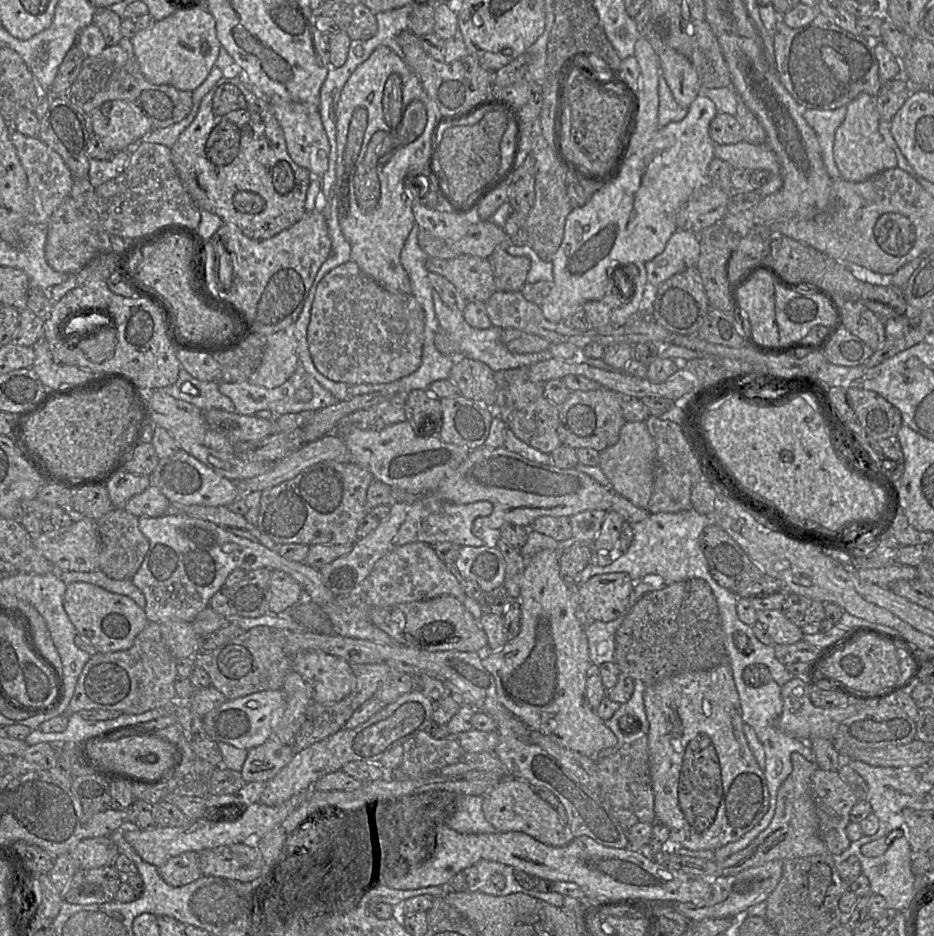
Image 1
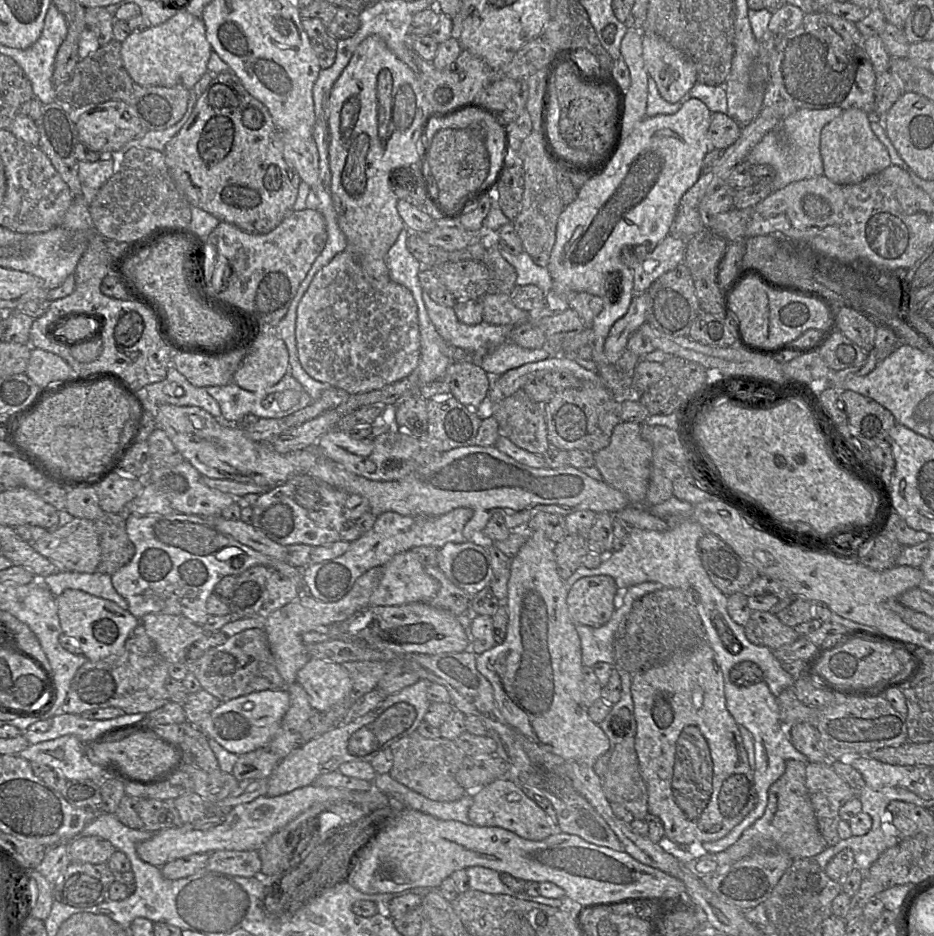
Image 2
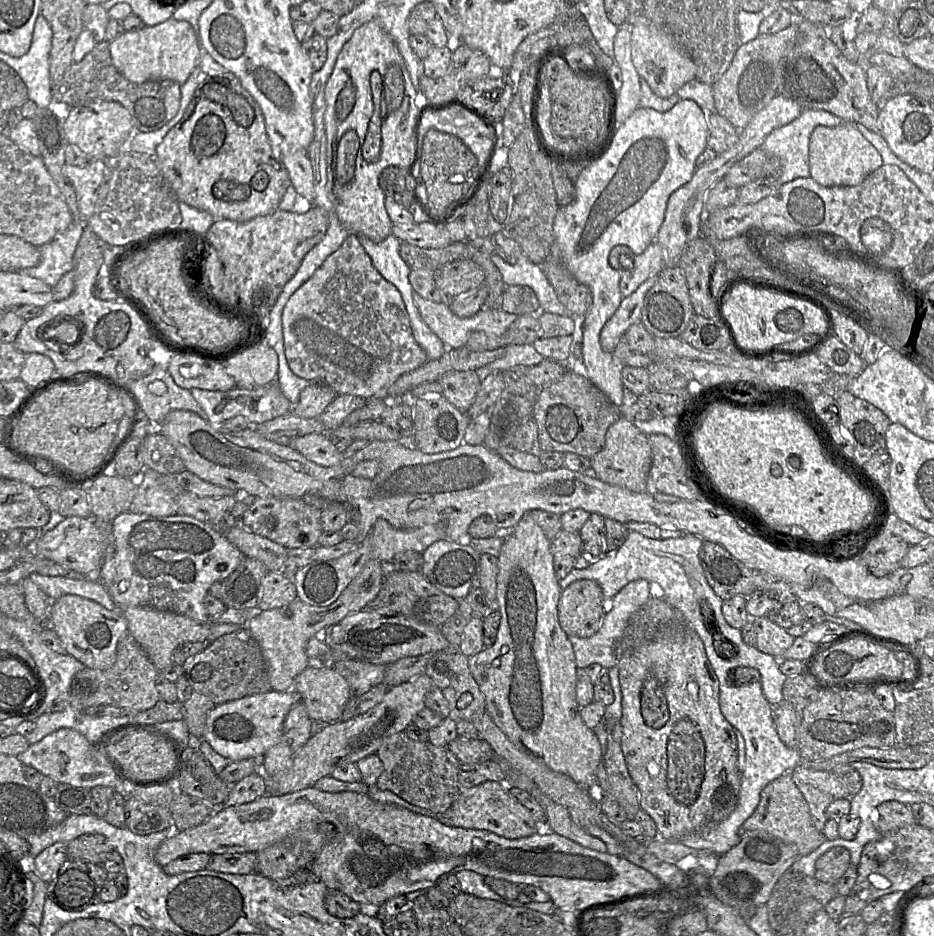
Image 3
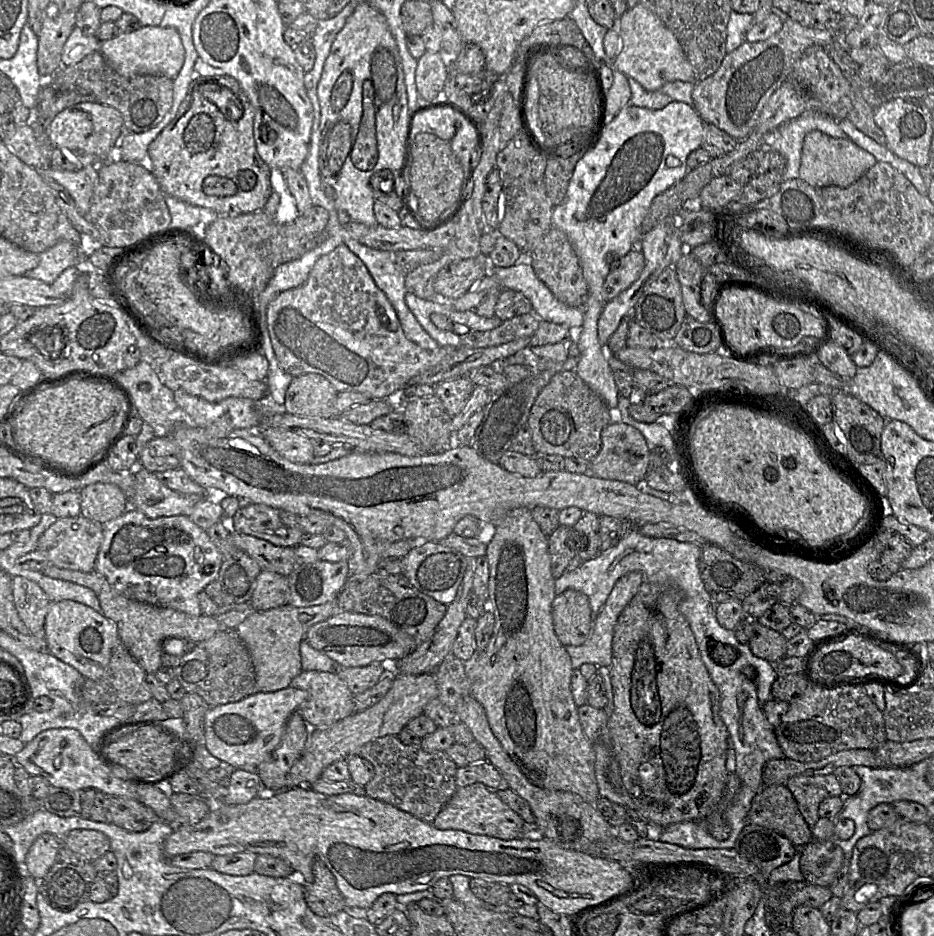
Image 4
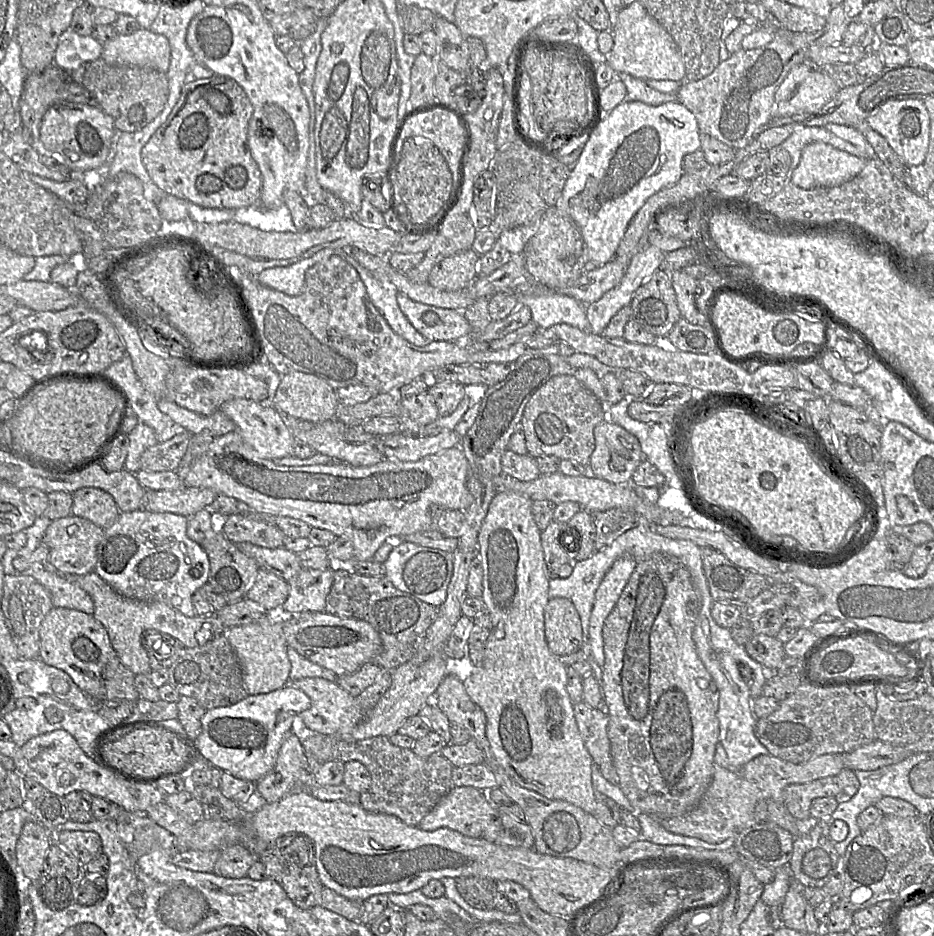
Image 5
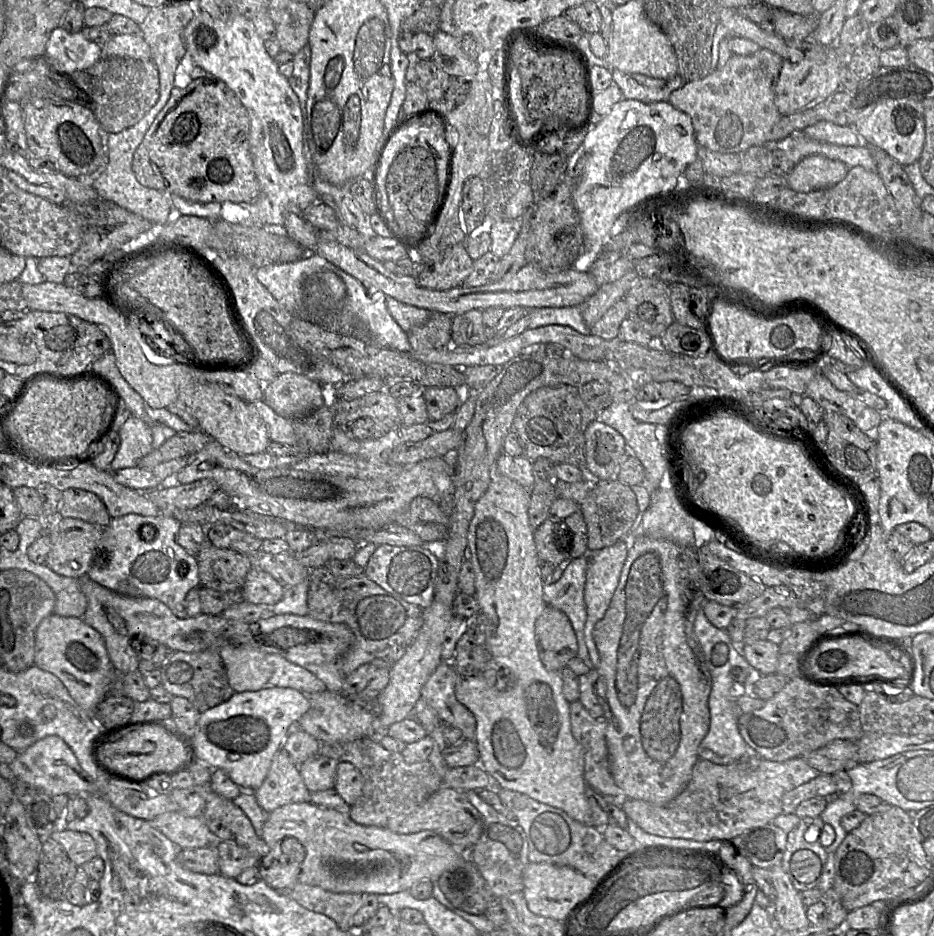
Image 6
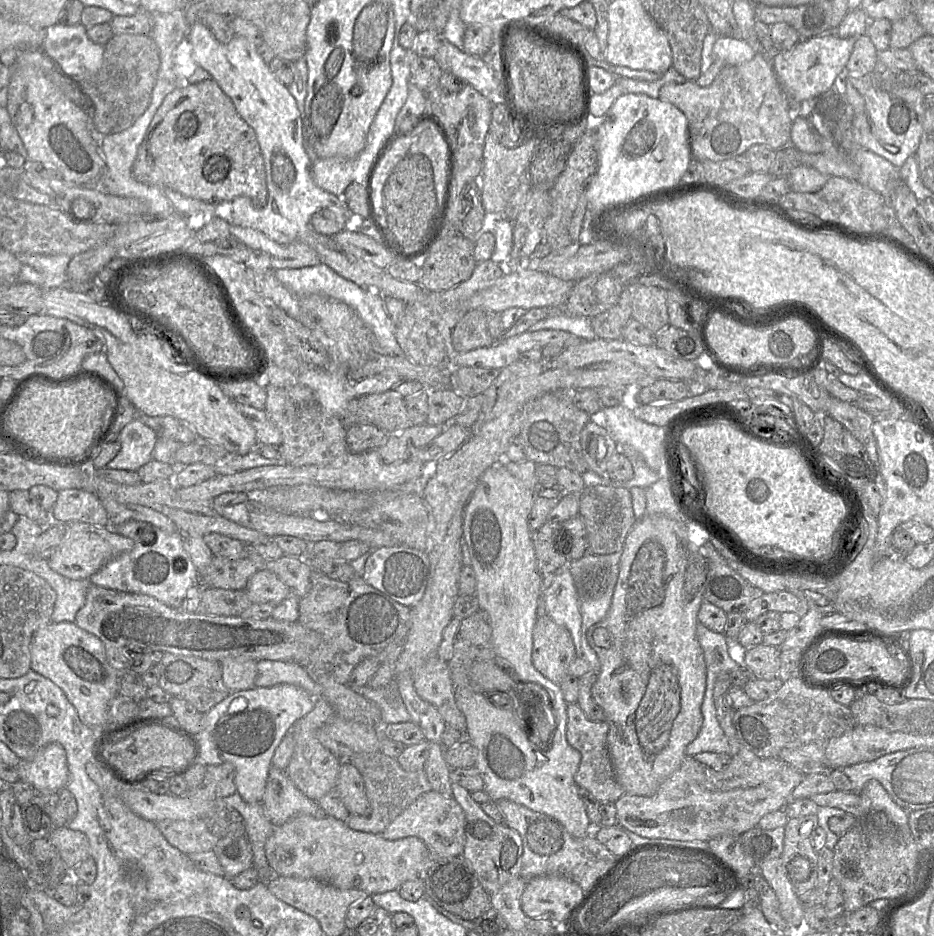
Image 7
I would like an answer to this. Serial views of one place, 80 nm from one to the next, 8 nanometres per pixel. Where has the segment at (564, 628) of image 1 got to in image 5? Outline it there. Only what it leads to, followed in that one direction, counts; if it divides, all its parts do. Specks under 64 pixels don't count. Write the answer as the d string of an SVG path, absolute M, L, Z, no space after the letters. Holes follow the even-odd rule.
M499 490L492 499L478 533L477 554L483 567L481 599L491 619L482 664L464 681L471 698L486 715L486 736L491 751L509 776L520 786L546 798L567 801L595 816L592 783L593 759L579 732L574 703L567 691L567 666L554 655L545 637L544 612L549 597L541 531L532 516L532 500L512 491Z

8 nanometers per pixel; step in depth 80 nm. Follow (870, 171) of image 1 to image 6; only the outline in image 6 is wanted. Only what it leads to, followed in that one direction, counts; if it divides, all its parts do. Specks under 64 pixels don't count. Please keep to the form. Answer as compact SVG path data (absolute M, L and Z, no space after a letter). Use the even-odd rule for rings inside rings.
M810 155L796 164L786 179L790 189L808 193L837 184L846 177L849 169L841 161Z

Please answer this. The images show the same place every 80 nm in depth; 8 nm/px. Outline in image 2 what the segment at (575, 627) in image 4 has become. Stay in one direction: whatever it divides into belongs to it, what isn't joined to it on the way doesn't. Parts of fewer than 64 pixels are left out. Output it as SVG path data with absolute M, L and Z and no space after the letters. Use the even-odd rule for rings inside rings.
M611 576L580 578L568 590L569 615L575 624L600 627L612 617L620 592Z

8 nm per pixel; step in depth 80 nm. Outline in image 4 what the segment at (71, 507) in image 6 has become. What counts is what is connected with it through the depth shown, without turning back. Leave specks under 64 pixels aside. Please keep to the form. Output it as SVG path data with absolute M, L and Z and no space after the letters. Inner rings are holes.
M95 483L82 488L80 515L100 525L120 517L129 508L129 500L114 484Z

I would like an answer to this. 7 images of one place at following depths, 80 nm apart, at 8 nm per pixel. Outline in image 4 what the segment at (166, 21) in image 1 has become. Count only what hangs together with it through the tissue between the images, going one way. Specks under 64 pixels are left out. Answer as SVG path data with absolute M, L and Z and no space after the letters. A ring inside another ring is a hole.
M141 26L133 32L120 33L111 40L102 41L100 51L109 66L123 76L158 75L174 79L185 59L180 35L172 27Z

